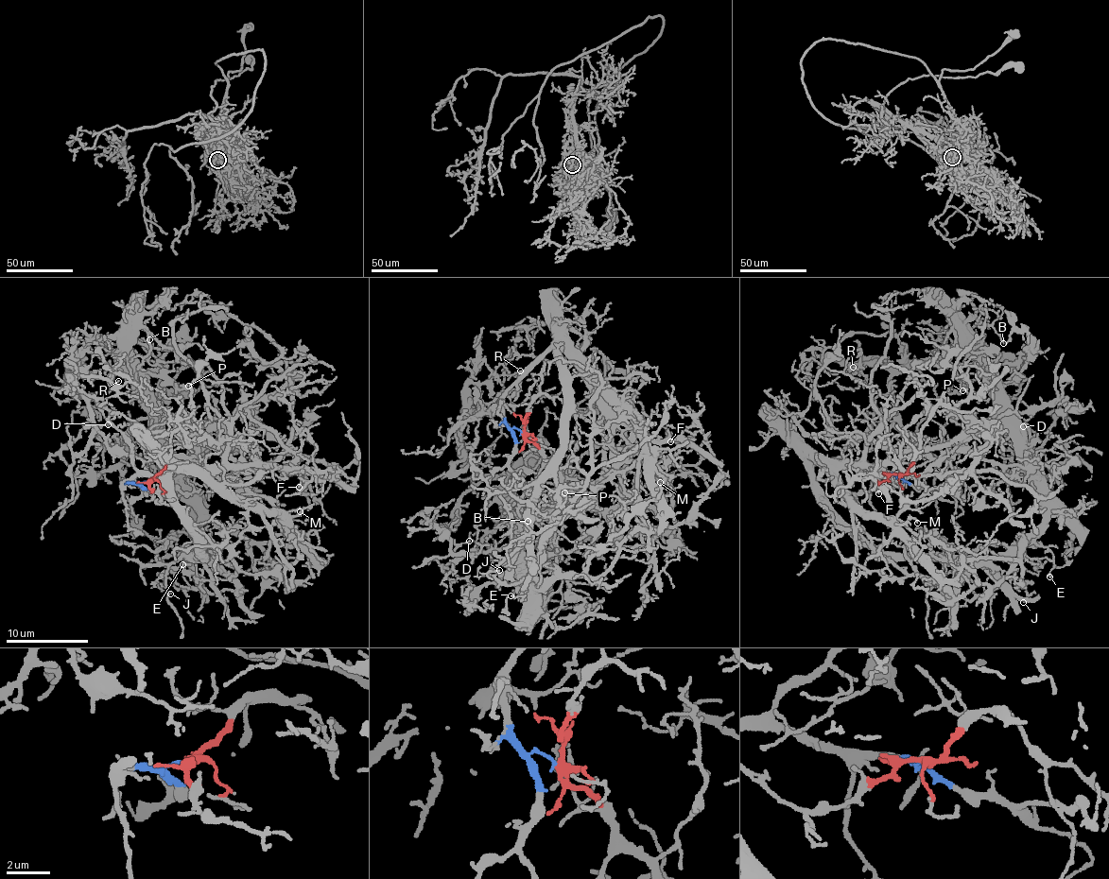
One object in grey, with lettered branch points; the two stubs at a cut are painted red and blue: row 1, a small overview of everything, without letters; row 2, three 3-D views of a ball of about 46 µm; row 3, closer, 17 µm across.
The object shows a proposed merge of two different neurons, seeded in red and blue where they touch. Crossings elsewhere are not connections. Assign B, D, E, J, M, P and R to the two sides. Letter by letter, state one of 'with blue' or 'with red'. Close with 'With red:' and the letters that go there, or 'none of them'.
B: with red
D: with red
E: with red
J: with blue
M: with blue
P: with red
R: with red
With red: B, D, E, P, R

